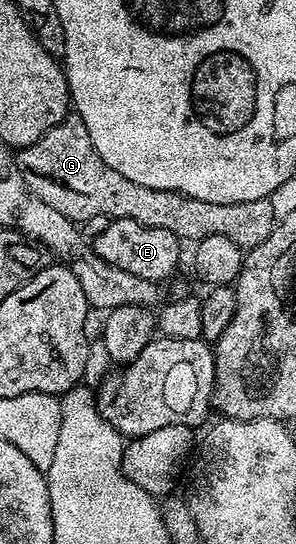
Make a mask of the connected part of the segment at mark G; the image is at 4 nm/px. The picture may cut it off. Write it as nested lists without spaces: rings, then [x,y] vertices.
[[[76,115],[66,117],[35,143],[24,146],[16,159],[29,190],[39,195],[47,207],[55,207],[55,211],[78,223],[91,219],[91,215],[135,219],[144,225],[163,227],[189,243],[202,241],[207,235],[223,235],[241,250],[248,251],[263,243],[279,221],[267,197],[243,203],[207,203],[186,193],[123,179],[119,171],[103,163],[91,143],[91,135],[87,135],[87,127],[83,127],[81,118]]]

